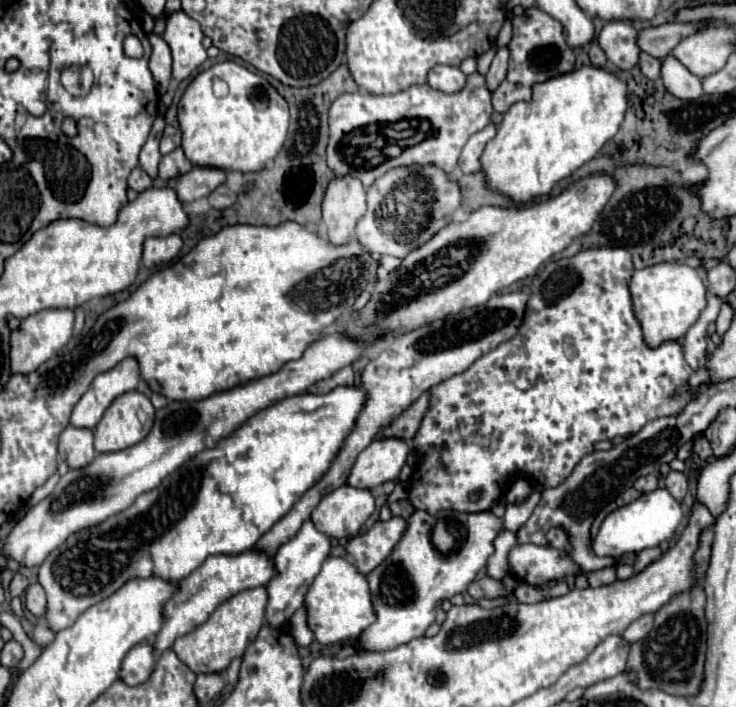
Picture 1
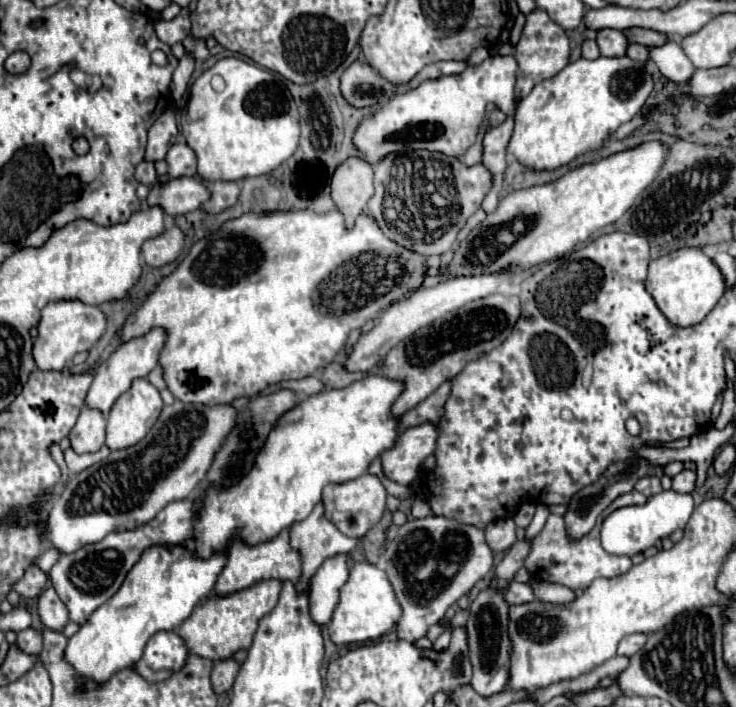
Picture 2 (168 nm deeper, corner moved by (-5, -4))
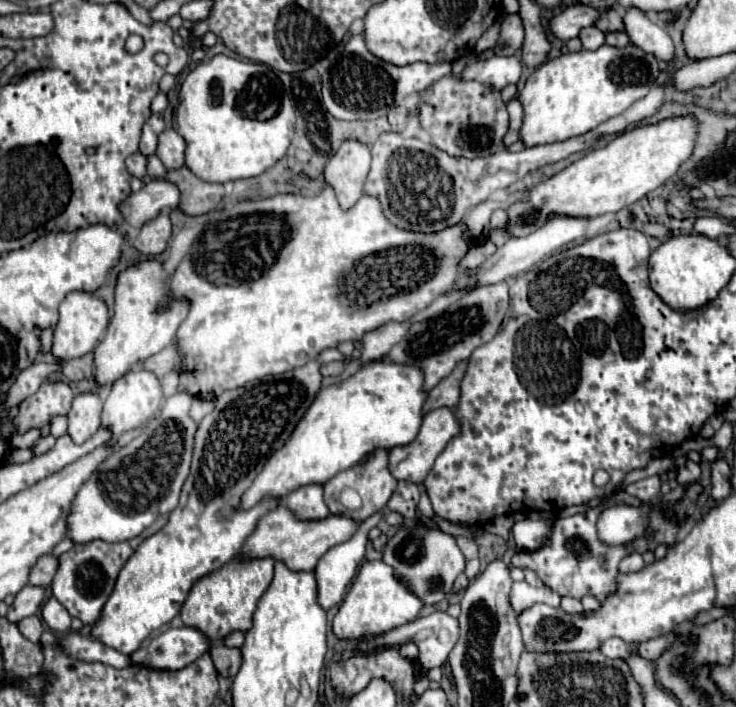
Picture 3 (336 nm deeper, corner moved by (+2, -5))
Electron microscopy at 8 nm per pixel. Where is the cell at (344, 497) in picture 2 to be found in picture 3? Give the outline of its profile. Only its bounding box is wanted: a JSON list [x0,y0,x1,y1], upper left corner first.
[325,449,397,523]

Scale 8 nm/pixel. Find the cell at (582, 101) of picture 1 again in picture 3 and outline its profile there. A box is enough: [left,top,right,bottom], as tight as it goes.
[519,43,661,147]

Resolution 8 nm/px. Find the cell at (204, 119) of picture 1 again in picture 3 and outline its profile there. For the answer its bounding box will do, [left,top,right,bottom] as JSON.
[173,55,295,183]

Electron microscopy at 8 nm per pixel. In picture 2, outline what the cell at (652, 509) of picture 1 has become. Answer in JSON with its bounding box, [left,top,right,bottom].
[602,490,694,556]

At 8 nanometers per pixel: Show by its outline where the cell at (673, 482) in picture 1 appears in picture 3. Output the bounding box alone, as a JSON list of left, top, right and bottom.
[677,463,701,485]

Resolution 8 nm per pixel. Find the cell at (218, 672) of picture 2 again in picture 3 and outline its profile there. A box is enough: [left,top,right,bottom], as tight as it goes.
[211,643,243,677]

